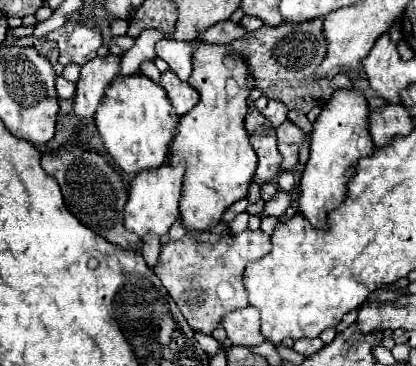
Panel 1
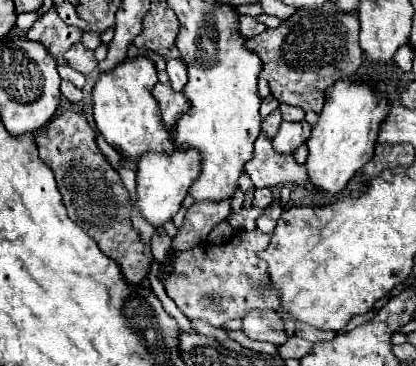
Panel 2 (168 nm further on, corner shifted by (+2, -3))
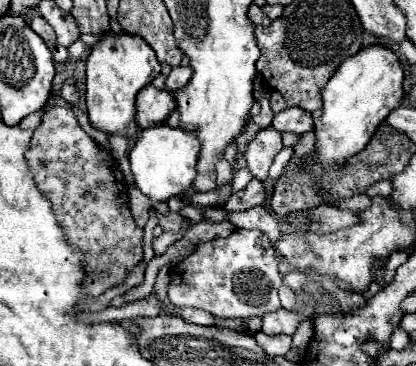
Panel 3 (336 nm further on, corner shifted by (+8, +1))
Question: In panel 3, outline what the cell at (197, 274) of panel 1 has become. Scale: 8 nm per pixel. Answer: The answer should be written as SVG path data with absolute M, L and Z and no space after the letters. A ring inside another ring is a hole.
M236 228L226 238L198 244L196 250L176 266L168 296L176 306L200 308L216 318L252 318L282 308L278 298L280 284L282 276L268 236L260 230Z

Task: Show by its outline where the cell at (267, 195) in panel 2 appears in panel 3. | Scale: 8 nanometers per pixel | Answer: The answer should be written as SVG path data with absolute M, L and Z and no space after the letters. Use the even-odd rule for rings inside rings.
M252 178L252 182L244 190L240 190L240 192L236 192L236 194L230 196L230 200L224 204L224 210L226 212L250 210L250 208L262 204L264 198L266 198L266 192L264 192L262 182L256 180L256 178Z

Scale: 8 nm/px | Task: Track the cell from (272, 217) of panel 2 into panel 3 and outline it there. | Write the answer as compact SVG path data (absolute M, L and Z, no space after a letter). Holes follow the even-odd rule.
M283 147L283 149L275 156L272 166L269 169L269 175L275 175L278 178L294 152L293 148Z

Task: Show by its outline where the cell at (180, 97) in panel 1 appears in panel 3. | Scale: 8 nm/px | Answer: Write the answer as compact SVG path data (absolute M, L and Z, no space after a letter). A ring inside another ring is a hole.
M152 84L144 86L136 96L136 124L138 128L152 128L168 120L176 102L166 90L156 90Z

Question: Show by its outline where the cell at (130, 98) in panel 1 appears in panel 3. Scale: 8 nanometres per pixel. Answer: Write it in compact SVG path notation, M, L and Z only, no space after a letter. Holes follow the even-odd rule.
M104 32L100 40L90 48L86 60L86 106L88 118L94 128L106 134L136 136L136 94L148 86L160 74L160 64L152 48L142 40L142 36Z

